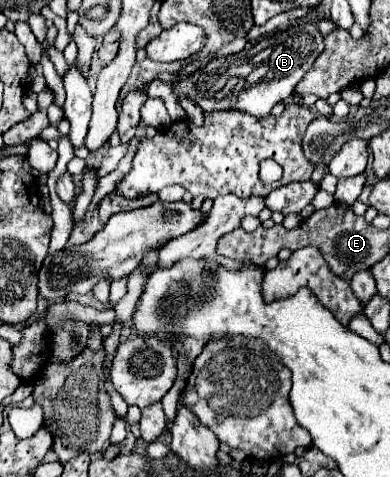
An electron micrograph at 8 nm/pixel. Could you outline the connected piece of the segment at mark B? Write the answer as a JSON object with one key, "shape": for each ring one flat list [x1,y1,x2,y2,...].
{"shape":[[313,23,295,25,273,37,257,39,249,51,243,49,241,53,213,59,191,75,175,77,175,81,171,81,171,89,177,101,187,97,195,101,205,113,237,109,263,119,267,113,271,113,275,103,285,101,293,93,295,85,303,79,321,51,323,37,317,27]]}

